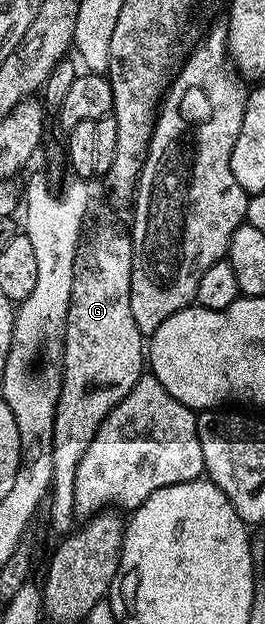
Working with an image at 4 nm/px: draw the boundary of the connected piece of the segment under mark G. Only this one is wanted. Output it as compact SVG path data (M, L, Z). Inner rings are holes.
M101 217L97 224L92 225L84 232L83 240L76 249L76 257L74 269L72 269L72 293L69 302L68 317L65 323L65 337L62 340L62 380L60 397L57 398L55 425L53 426L52 437L52 485L50 487L49 503L49 523L52 529L59 537L64 537L74 530L77 514L74 509L74 477L75 469L78 467L79 461L82 460L83 453L87 451L88 445L94 439L95 433L98 431L99 425L109 415L111 409L115 407L134 388L137 380L145 373L145 364L147 357L145 354L145 336L135 322L131 310L131 273L133 272L133 240L128 232L121 232L120 229L107 218Z

